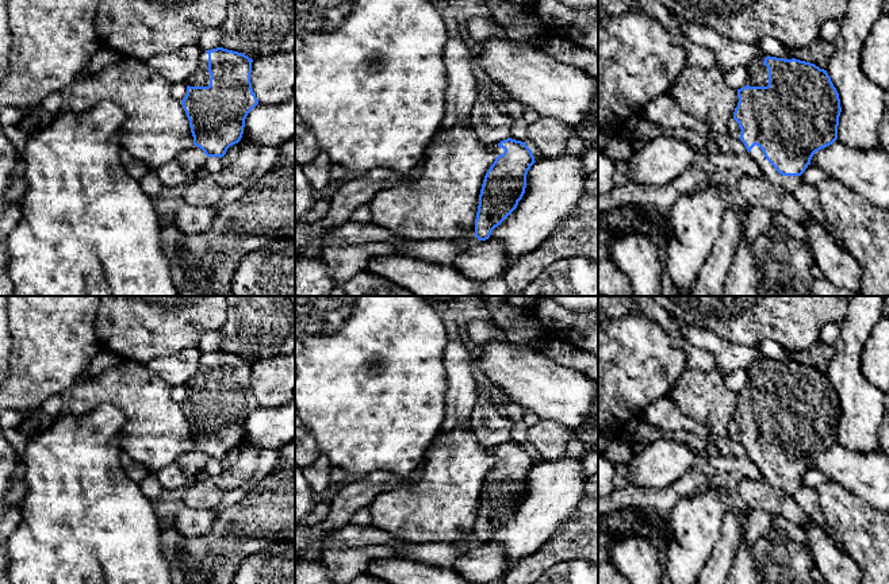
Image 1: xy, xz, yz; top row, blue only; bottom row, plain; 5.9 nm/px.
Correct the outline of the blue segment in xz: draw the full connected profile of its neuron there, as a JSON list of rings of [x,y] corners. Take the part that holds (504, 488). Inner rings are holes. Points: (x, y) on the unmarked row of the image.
[[[507,441],[491,453],[497,458],[487,473],[475,522],[475,541],[486,543],[518,508],[526,491],[526,477],[536,465],[525,445]]]

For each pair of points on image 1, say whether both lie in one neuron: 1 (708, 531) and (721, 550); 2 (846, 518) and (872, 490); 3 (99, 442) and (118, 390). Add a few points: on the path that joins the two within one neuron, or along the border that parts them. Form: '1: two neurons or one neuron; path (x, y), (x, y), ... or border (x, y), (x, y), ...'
1: two neurons; border (724, 511), (720, 540), (701, 569)
2: two neurons; border (836, 483), (874, 508)
3: two neurons; border (83, 417), (104, 403), (112, 403), (126, 419)

